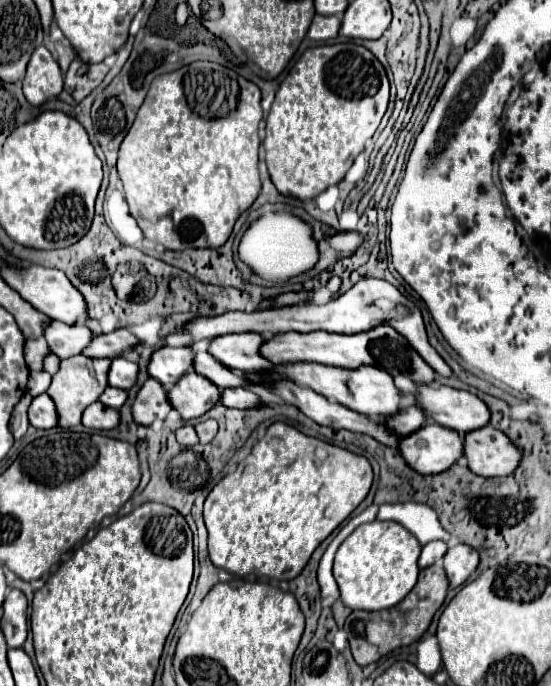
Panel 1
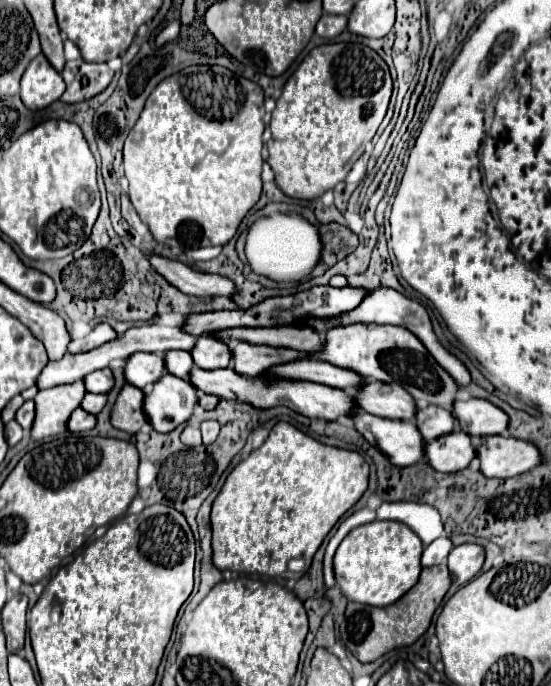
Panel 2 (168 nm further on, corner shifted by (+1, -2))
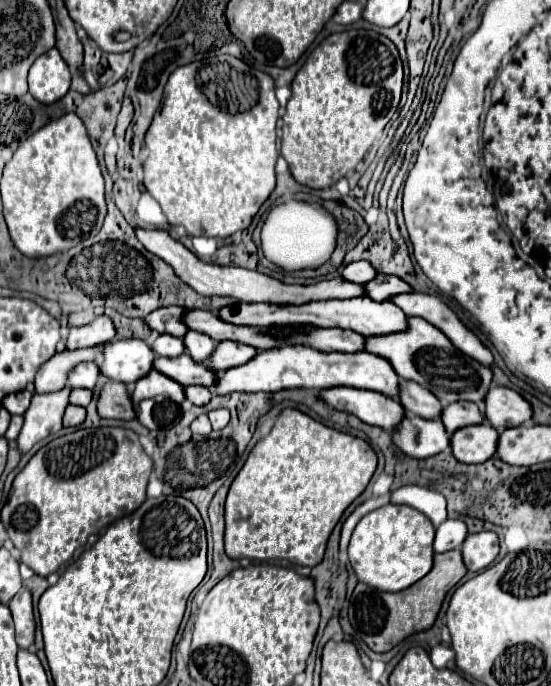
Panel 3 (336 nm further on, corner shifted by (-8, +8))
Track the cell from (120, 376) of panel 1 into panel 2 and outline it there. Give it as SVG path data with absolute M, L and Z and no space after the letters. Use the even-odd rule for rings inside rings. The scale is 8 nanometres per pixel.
M108 368L90 372L84 378L84 388L86 388L86 392L92 392L92 394L106 394L112 388L112 384L114 384L114 380L112 380L112 372Z

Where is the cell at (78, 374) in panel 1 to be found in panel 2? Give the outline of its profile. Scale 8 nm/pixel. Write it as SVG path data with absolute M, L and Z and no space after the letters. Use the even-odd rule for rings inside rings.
M82 380L68 386L40 390L34 398L36 418L30 428L32 440L38 442L64 436L68 416L78 408L84 394L86 392Z

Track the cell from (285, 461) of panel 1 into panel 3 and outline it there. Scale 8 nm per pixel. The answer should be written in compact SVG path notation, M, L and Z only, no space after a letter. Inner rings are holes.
M285 408L271 432L249 452L235 476L225 502L225 552L229 558L289 560L291 564L317 566L323 560L325 544L347 506L367 488L377 468L375 450L361 438L343 434L315 422L307 414Z

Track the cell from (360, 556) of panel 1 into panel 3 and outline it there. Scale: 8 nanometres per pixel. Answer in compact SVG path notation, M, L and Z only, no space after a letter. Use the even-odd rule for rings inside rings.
M387 504L369 512L355 526L349 542L349 562L359 582L383 592L399 592L421 580L431 570L433 538L435 528L421 512L409 506Z

